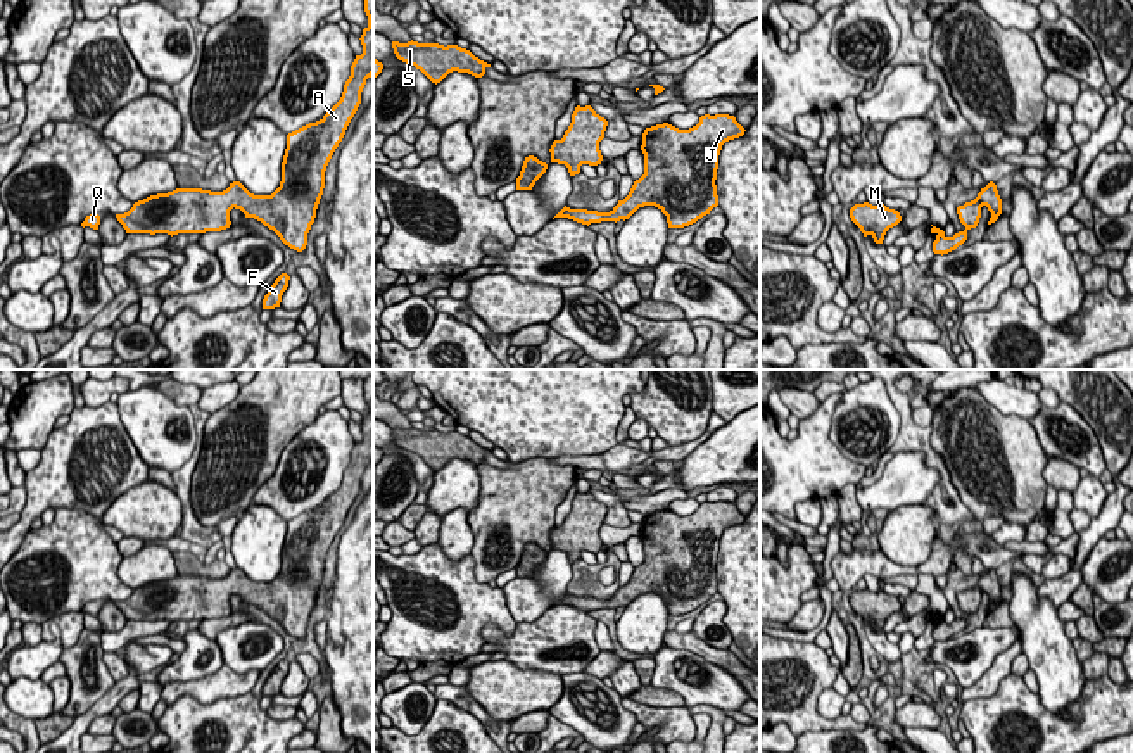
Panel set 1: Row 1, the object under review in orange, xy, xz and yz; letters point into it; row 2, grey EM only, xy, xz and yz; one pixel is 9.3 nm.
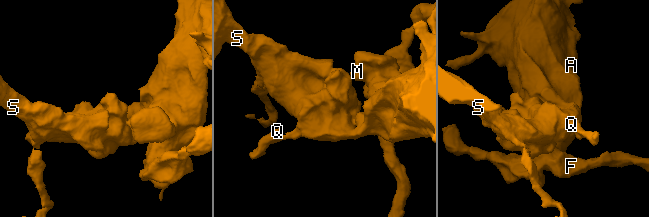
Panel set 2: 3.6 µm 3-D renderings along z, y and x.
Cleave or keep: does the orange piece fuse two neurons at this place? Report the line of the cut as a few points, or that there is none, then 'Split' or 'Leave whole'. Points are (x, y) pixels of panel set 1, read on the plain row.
No split. Leave whole

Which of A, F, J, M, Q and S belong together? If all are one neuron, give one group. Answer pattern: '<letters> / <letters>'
A F J M Q S

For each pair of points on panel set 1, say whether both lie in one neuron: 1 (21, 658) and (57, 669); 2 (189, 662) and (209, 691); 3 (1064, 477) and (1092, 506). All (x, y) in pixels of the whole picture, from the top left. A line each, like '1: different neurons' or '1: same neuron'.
1: different neurons
2: different neurons
3: different neurons

